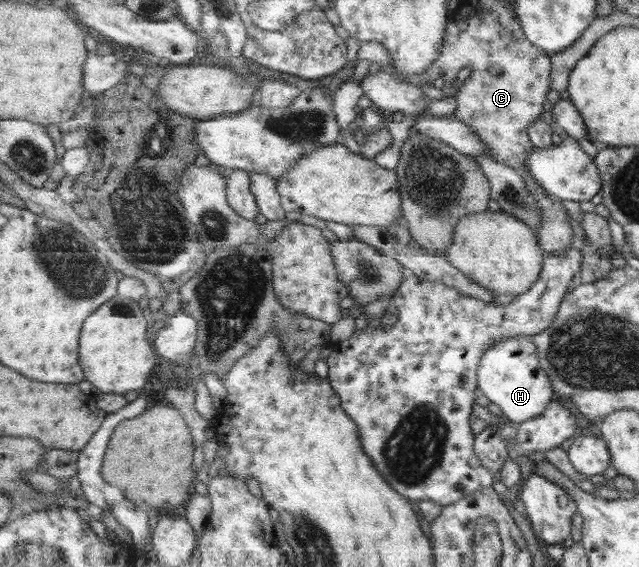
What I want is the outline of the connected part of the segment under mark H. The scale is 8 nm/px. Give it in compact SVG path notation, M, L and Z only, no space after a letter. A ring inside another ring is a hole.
M511 335L500 343L493 343L484 354L479 368L479 389L489 399L501 417L517 424L530 421L543 413L544 408L550 403L550 384L548 377L544 374L543 367L540 367L539 353L536 344L531 340L530 335Z

